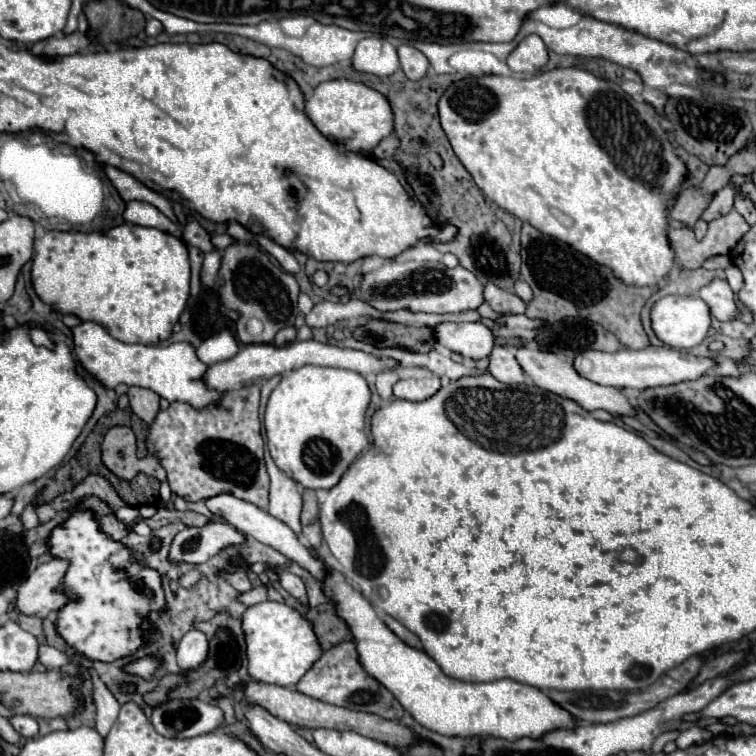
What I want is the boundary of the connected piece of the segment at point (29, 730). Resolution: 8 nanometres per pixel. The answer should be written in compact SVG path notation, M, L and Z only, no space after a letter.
M14 715L10 719L10 723L22 737L36 737L38 723L36 723L34 717L30 717L30 715Z

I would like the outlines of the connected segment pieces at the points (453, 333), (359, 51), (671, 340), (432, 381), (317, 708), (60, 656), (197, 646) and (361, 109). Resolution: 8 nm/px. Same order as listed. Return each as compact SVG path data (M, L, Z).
M438 323L432 327L432 331L438 343L442 343L450 351L456 351L468 359L484 359L490 355L494 347L494 335L484 323Z
M384 37L362 39L352 57L356 71L372 73L376 77L390 77L400 69L396 49Z
M666 295L652 305L650 321L652 321L652 331L664 345L668 345L672 349L690 349L704 341L712 319L710 319L708 305L702 299L690 299L690 297L682 297L682 295Z
M436 375L408 377L408 379L400 379L394 385L394 397L406 401L424 401L432 397L438 389L440 389L440 379Z
M250 681L248 687L244 689L244 695L246 695L248 701L262 705L272 715L276 715L278 719L284 719L290 725L300 725L300 727L310 727L310 729L324 727L324 729L336 729L336 731L356 731L360 735L366 735L370 739L378 739L378 741L394 745L394 747L408 747L418 739L402 723L380 719L380 715L368 715L364 711L352 711L352 709L346 709L346 707L336 707L336 705L330 705L330 703L322 703L318 699L312 699L312 697L302 695L298 691L290 691L290 689L280 687L280 685L266 685L266 683Z
M40 643L38 645L38 661L46 667L46 669L60 669L62 665L68 663L68 655L64 651L58 651L52 645Z
M190 631L178 645L178 667L182 671L196 669L208 657L208 639L202 631Z
M348 79L320 83L306 101L306 115L326 139L360 155L368 155L384 137L392 133L392 109L388 99L364 83L354 83Z

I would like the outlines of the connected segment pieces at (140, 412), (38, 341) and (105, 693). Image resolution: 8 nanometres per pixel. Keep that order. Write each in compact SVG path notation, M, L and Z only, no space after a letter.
M130 387L128 389L128 397L130 397L130 407L132 411L146 423L150 423L156 413L158 413L158 403L160 403L160 397L150 391L150 389L142 389L142 387Z
M32 323L32 341L34 341L34 345L44 345L44 347L54 349L48 333L46 333L38 323Z
M94 669L88 671L94 683L94 703L96 703L96 731L106 737L110 727L114 725L118 711L120 711L120 703L116 701L114 693L106 687L106 683L98 677L98 673Z

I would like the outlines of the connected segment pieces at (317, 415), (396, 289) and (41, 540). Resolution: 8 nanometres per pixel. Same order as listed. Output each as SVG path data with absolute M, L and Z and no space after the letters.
M316 365L290 371L272 391L264 415L274 463L306 489L334 487L370 443L364 427L368 405L370 387L356 371Z
M404 261L404 263L388 263L372 273L366 273L360 287L358 297L380 311L394 309L410 309L414 313L460 313L460 311L476 311L484 303L484 285L464 267L448 269L444 263L432 261Z
M60 511L52 521L40 525L38 529L26 531L26 535L24 535L24 543L28 545L30 557L40 557L40 555L44 555L44 553L48 551L48 539L50 539L52 531L54 531L60 523L64 523L64 519L68 519L70 513L72 513L72 511L68 511L68 513L66 513L66 511Z

